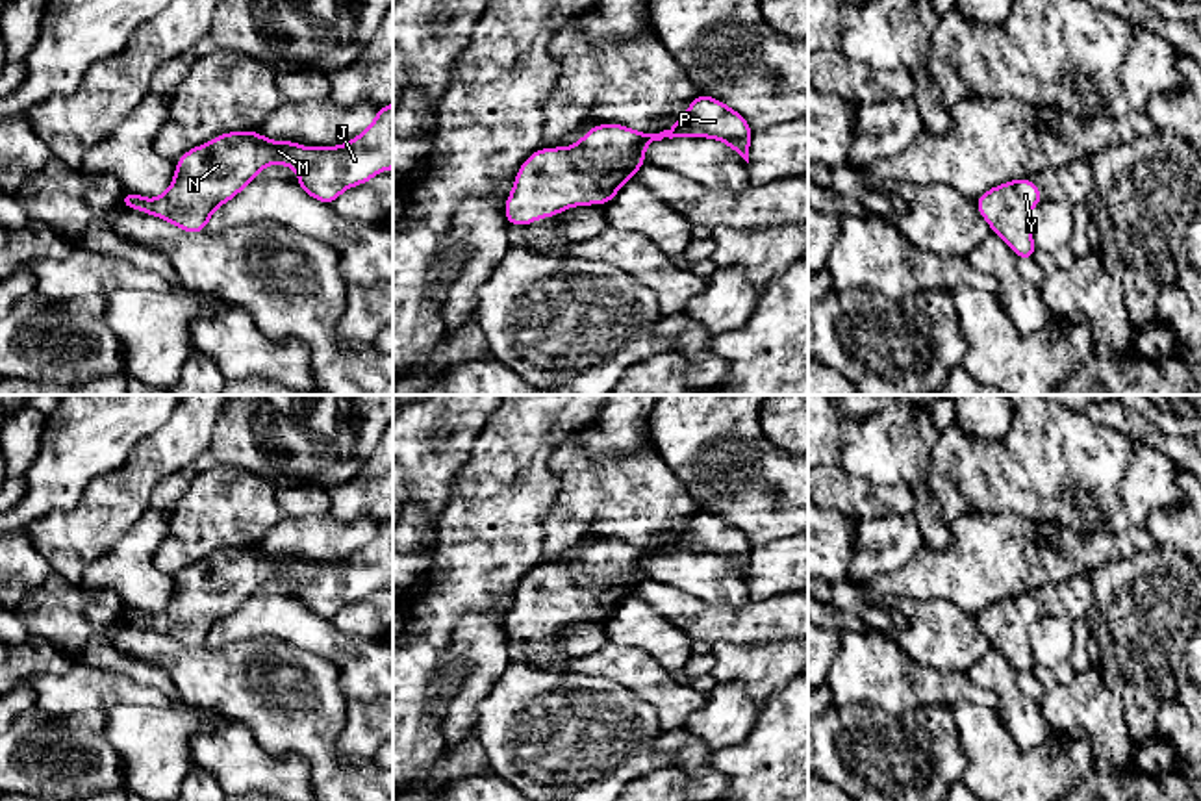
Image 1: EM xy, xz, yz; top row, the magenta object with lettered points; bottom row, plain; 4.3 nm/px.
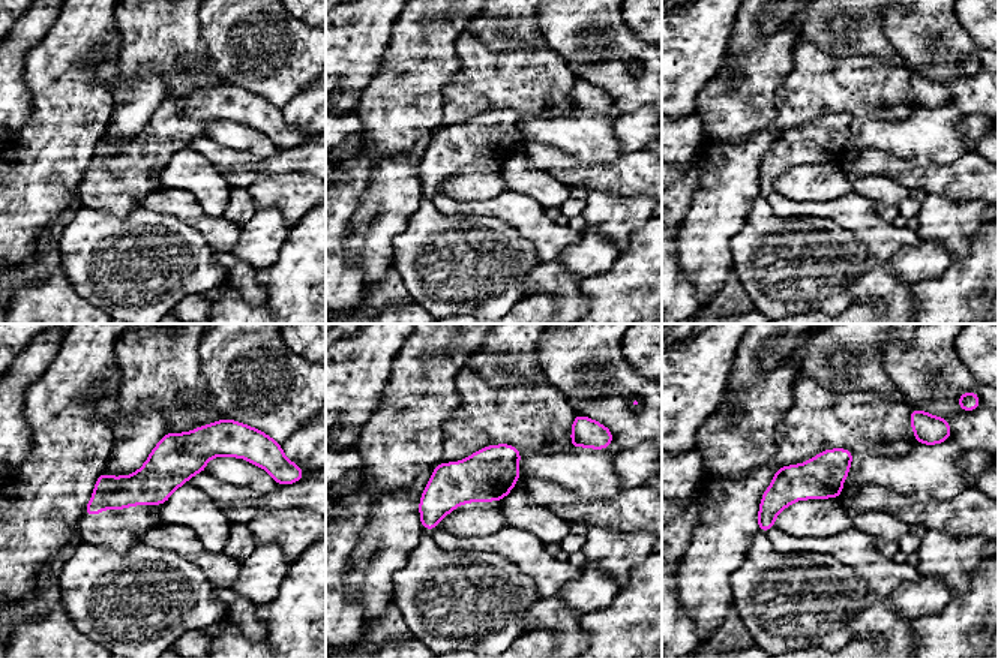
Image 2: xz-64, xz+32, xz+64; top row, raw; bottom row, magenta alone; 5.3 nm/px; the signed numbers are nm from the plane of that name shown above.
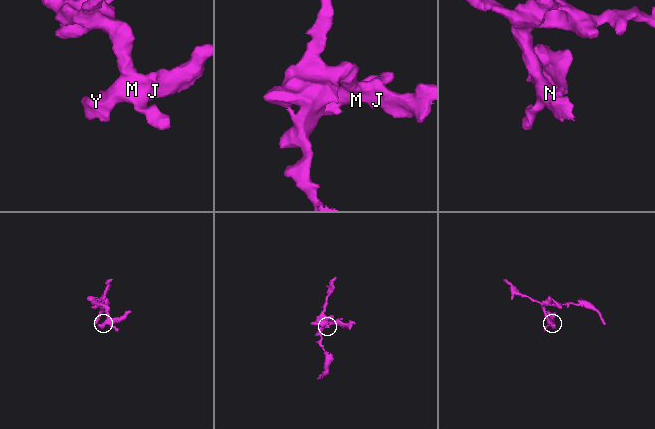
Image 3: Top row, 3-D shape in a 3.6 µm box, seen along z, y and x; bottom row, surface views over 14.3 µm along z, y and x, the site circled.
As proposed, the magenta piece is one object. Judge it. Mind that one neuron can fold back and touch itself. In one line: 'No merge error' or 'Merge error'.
No merge error

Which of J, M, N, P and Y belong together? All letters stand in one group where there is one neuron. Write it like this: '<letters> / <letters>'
J M N P Y

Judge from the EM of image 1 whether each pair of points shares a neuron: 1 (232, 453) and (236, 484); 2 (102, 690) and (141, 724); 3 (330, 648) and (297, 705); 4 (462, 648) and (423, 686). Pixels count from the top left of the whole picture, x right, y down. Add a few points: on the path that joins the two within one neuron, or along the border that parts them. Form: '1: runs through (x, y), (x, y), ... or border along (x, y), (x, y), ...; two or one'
1: border along (243, 466), (214, 466), (193, 479); two
2: border along (164, 705), (112, 705), (104, 711); two
3: border along (303, 651), (325, 657), (336, 668), (343, 696); two
4: border along (462, 616), (449, 655), (466, 677), (443, 701); two

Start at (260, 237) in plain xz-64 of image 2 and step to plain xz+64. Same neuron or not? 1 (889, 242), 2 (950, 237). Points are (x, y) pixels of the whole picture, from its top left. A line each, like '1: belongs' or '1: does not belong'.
1: does not belong
2: does not belong

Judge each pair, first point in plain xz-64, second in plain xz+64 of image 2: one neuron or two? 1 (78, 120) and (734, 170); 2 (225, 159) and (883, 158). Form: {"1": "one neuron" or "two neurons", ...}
{"1": "two neurons", "2": "one neuron"}

